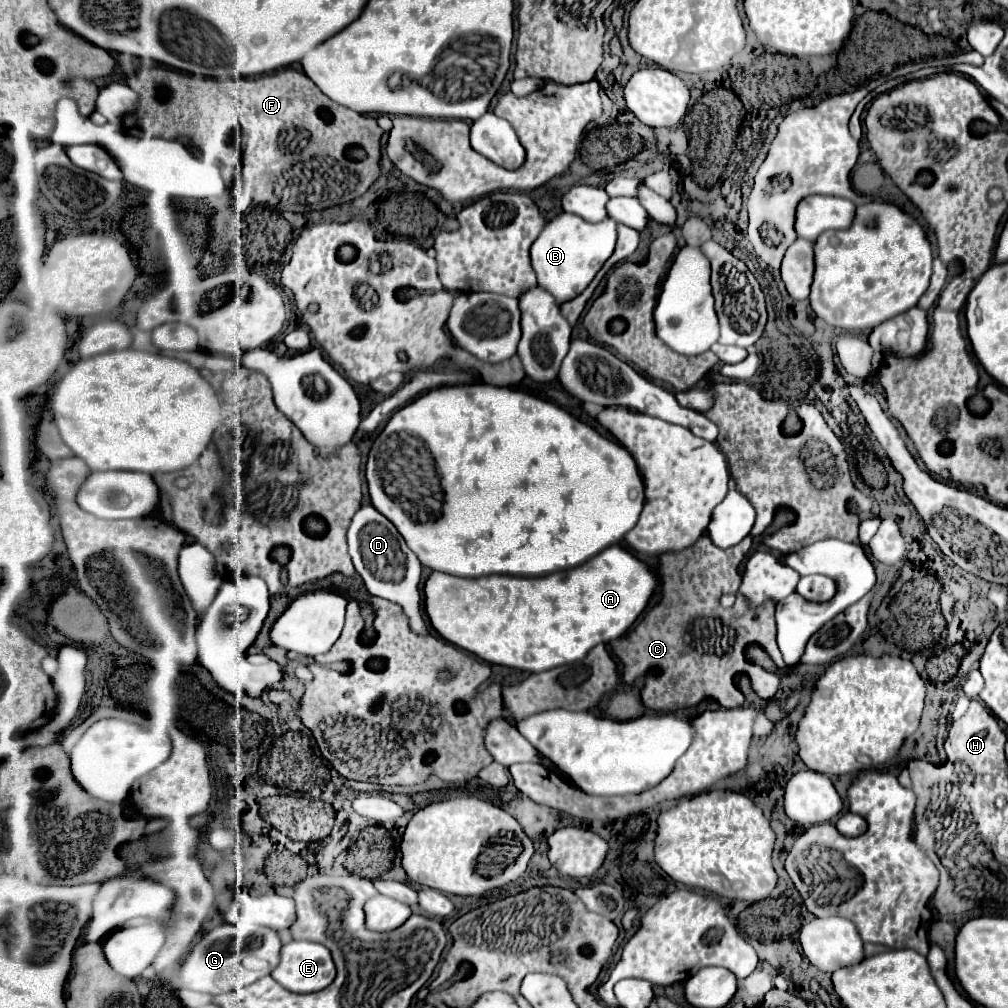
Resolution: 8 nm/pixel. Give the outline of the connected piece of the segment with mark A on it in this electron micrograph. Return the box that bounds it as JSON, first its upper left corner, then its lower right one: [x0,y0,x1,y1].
[425,545,657,671]

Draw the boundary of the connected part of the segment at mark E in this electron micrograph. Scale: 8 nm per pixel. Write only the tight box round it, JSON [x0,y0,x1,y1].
[271,941,335,993]

